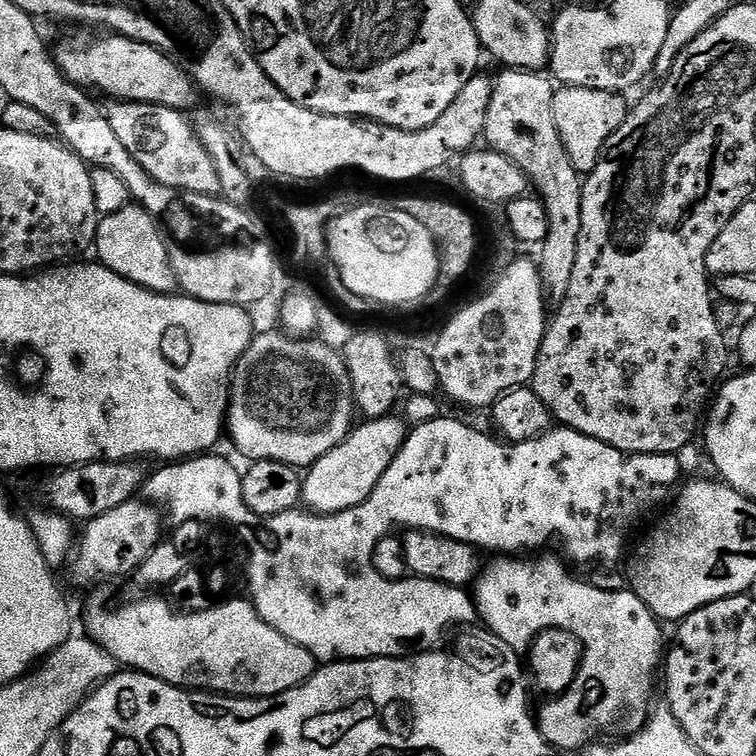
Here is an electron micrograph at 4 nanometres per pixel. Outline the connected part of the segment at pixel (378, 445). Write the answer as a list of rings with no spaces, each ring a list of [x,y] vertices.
[[[389,414],[383,416],[381,420],[364,420],[353,427],[352,433],[349,434],[330,454],[318,458],[312,467],[307,469],[303,477],[304,495],[302,504],[305,509],[311,510],[321,516],[338,514],[342,510],[350,510],[370,498],[370,494],[378,486],[378,478],[386,474],[386,470],[394,462],[394,458],[400,453],[400,448],[404,445],[406,437],[406,427],[400,420],[395,420],[395,415]]]

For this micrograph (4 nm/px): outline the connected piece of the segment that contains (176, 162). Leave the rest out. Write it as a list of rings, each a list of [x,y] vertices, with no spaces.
[[[109,104],[112,105],[107,105],[106,113],[111,129],[150,177],[178,192],[197,192],[203,196],[214,196],[220,192],[218,170],[210,154],[206,154],[206,146],[202,146],[191,119],[187,115],[184,117],[183,111],[163,108],[161,104]]]

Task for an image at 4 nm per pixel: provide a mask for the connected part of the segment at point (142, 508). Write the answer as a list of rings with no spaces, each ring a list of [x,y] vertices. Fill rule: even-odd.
[[[133,498],[120,506],[95,517],[83,525],[84,533],[79,533],[74,555],[70,560],[72,580],[80,588],[91,584],[100,584],[103,580],[112,580],[115,576],[131,577],[136,569],[144,565],[145,558],[160,543],[165,521],[157,505],[143,499]]]

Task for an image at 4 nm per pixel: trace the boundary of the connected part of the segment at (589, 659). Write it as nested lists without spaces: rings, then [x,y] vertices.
[[[504,554],[499,558],[492,558],[492,561],[485,563],[481,567],[480,575],[476,577],[474,581],[474,599],[476,602],[476,615],[479,623],[487,629],[489,632],[493,632],[498,638],[502,638],[502,642],[506,642],[506,646],[510,646],[517,654],[524,654],[529,651],[529,648],[535,642],[536,636],[542,634],[543,631],[550,630],[551,628],[557,628],[558,630],[568,631],[574,636],[583,648],[583,652],[580,658],[580,665],[577,668],[577,674],[574,678],[572,685],[563,692],[563,695],[559,695],[555,698],[549,699],[540,708],[540,716],[538,712],[538,727],[540,732],[544,736],[545,740],[552,745],[553,749],[560,750],[560,748],[577,748],[577,750],[583,749],[585,746],[593,743],[597,739],[596,736],[601,732],[601,737],[604,738],[627,738],[632,736],[635,732],[639,732],[645,724],[648,723],[648,717],[653,711],[654,703],[652,704],[652,679],[657,679],[658,669],[662,664],[662,653],[666,648],[666,640],[664,644],[664,636],[660,633],[662,628],[661,621],[657,620],[656,616],[646,606],[646,602],[642,602],[642,598],[638,598],[635,592],[631,590],[625,590],[625,592],[611,592],[608,588],[595,588],[592,584],[587,584],[584,580],[579,580],[574,573],[573,569],[569,567],[567,563],[559,555],[556,556],[544,556],[548,554],[540,554],[537,560],[524,560],[528,558],[521,558],[516,554]]]

